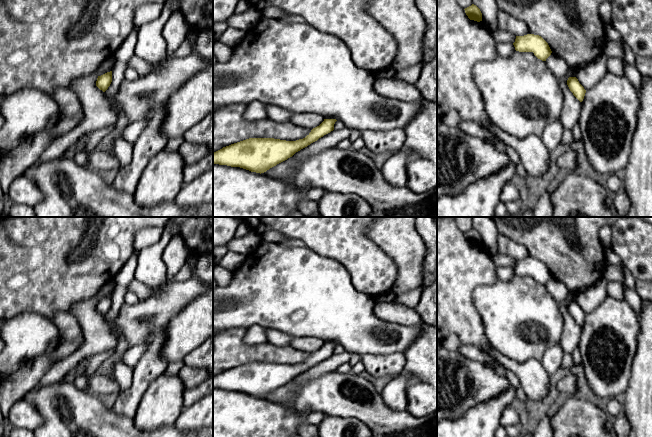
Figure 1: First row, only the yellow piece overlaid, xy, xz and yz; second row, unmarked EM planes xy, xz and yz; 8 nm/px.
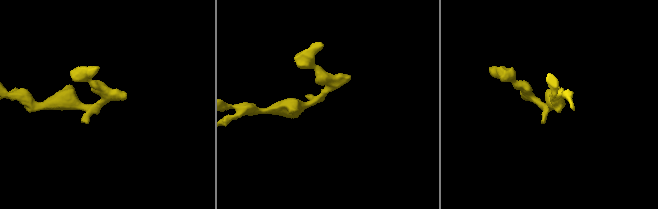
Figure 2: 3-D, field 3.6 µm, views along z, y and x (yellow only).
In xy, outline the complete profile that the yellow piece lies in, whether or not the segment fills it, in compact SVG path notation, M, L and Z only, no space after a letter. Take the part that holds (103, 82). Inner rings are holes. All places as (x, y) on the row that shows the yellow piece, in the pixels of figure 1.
M112 71L107 72L101 76L98 76L96 86L105 92L112 82Z

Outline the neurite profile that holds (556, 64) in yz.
M551 53L545 62L548 68L557 78L567 75L567 72L569 70L568 66L566 62L558 55Z

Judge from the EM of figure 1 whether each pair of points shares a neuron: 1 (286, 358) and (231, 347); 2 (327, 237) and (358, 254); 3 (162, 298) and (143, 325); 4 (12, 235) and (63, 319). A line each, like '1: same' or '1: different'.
1: same
2: same
3: same
4: different

